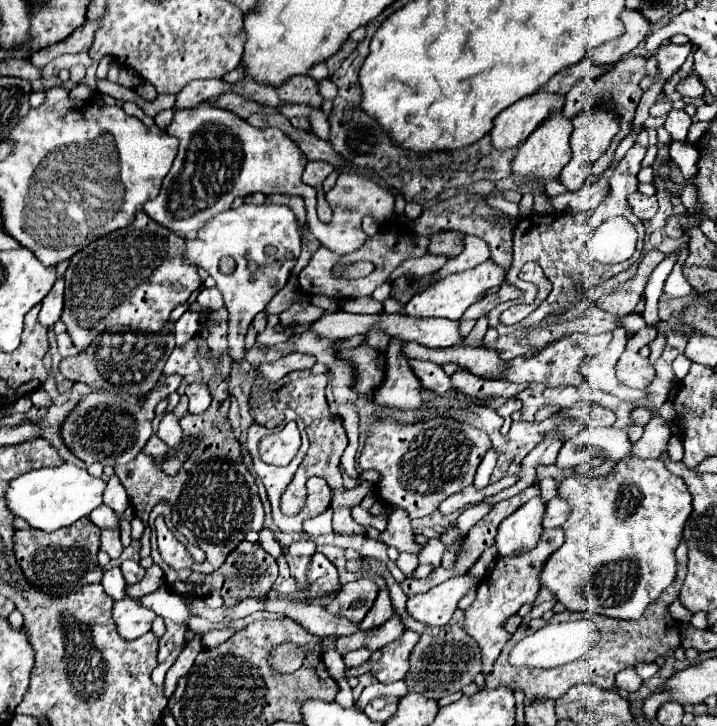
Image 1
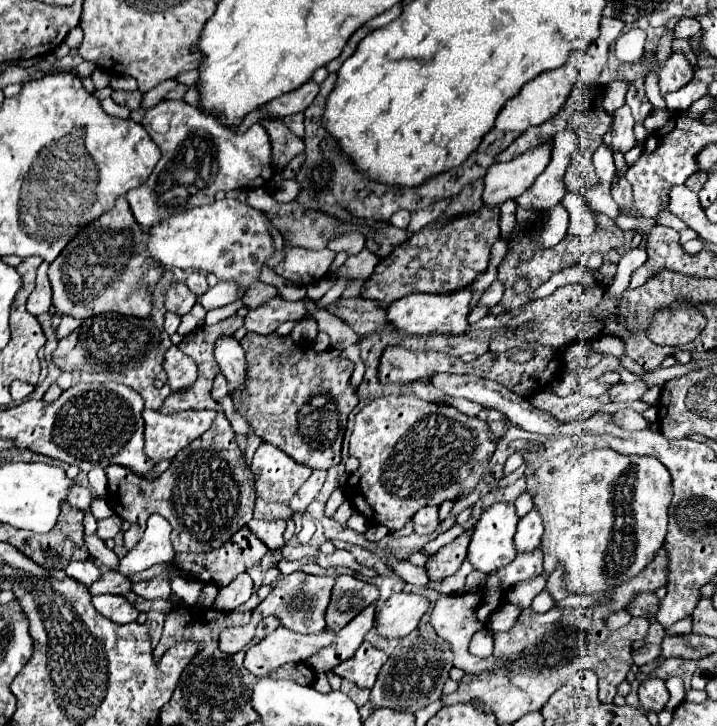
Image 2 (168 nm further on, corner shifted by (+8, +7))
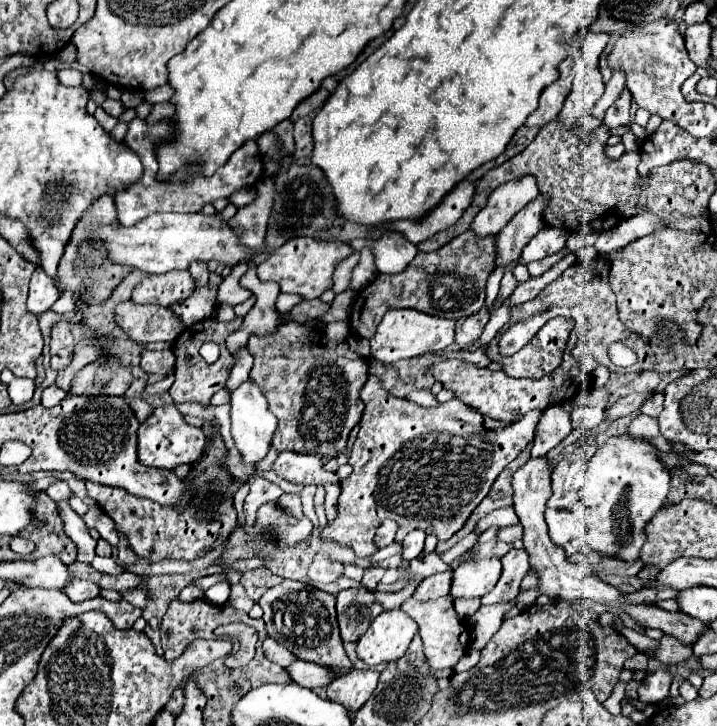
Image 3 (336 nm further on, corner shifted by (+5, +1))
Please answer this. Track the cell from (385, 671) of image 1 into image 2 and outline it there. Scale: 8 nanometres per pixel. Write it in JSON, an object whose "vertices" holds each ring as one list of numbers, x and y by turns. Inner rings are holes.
{"vertices":[[368,640,358,648,358,652,344,660,340,666,334,668,334,672,342,678,348,678,356,682,362,688,372,688,378,672,382,670,384,662,388,660,388,654,376,646,372,646]]}

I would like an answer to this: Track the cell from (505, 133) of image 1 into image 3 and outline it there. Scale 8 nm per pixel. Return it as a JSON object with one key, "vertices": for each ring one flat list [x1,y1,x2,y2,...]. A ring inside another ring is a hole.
{"vertices":[[567,57,559,64,558,69,561,72,561,78,541,92,539,108,527,118,525,126,539,126,541,128,541,126,549,124,551,120,555,120,555,116,563,108,563,102,565,102,565,98,567,98,567,94,571,90,571,84,573,84,573,76,568,70,572,66,573,61,571,57]]}

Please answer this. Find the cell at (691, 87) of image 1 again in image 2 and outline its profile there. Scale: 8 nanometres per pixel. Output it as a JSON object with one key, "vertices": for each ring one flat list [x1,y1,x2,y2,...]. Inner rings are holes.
{"vertices":[[672,54,660,68,658,76,660,76,660,90,664,94,664,92,674,92,684,84,688,84,694,78,694,70,684,58,684,54]]}

